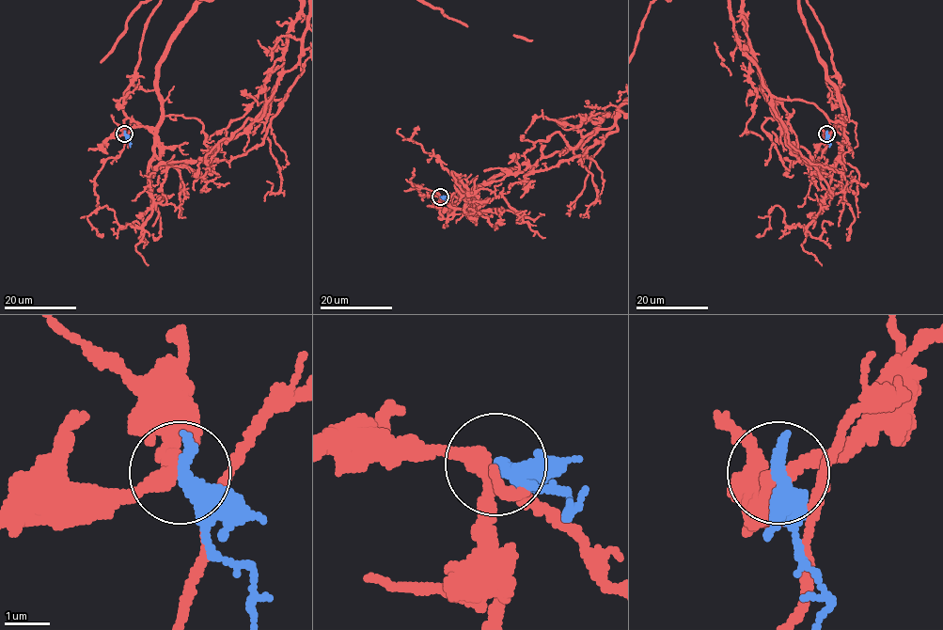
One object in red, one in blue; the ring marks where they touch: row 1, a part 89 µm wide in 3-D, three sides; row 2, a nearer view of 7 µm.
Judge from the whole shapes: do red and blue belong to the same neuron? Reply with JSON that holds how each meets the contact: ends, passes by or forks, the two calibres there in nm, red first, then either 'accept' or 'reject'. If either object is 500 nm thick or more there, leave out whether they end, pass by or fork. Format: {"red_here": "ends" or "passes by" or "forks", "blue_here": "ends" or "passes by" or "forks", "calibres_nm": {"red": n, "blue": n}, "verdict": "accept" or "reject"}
{"red_here": "passes by", "blue_here": "ends", "calibres_nm": {"red": 320, "blue": 460}, "verdict": "reject"}

